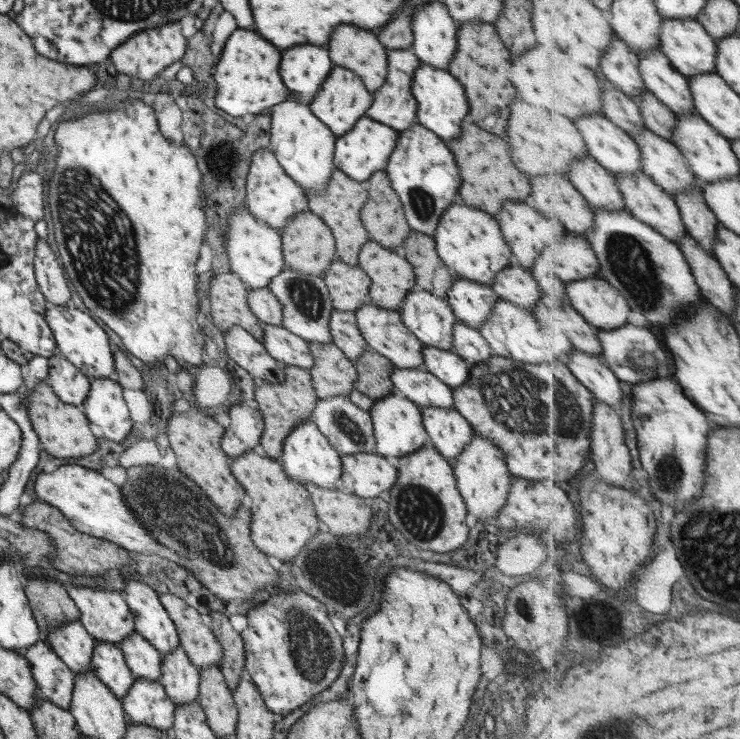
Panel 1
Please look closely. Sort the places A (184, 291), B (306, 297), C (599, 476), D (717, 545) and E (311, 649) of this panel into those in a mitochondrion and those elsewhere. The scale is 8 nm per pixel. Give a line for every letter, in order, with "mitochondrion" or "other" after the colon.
A: other
B: mitochondrion
C: other
D: mitochondrion
E: mitochondrion

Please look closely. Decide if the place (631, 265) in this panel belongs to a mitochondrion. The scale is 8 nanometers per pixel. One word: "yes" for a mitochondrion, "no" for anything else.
yes

